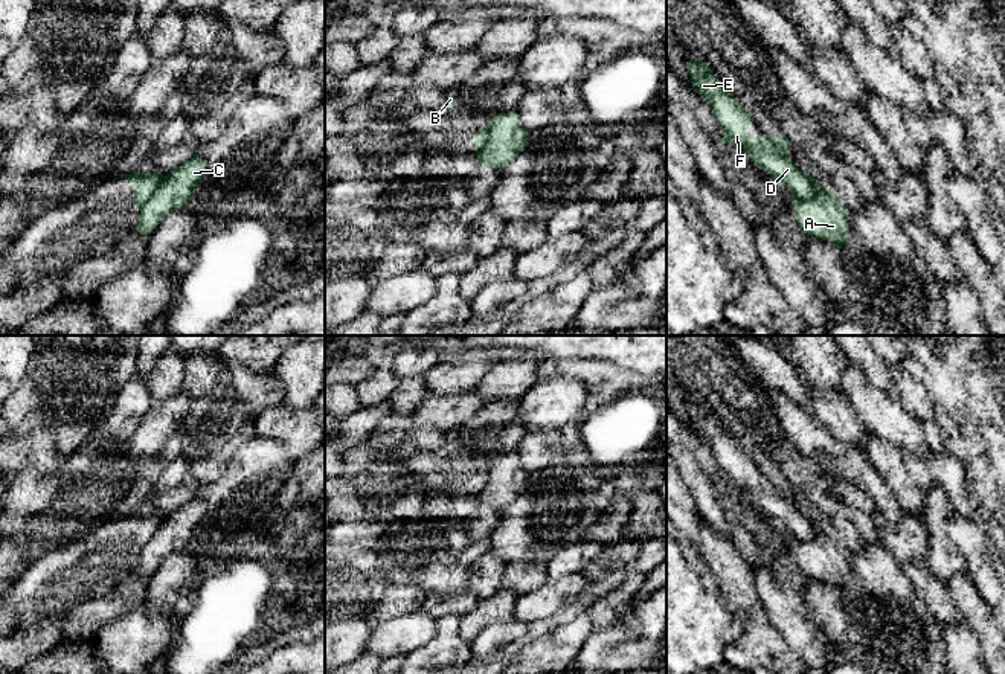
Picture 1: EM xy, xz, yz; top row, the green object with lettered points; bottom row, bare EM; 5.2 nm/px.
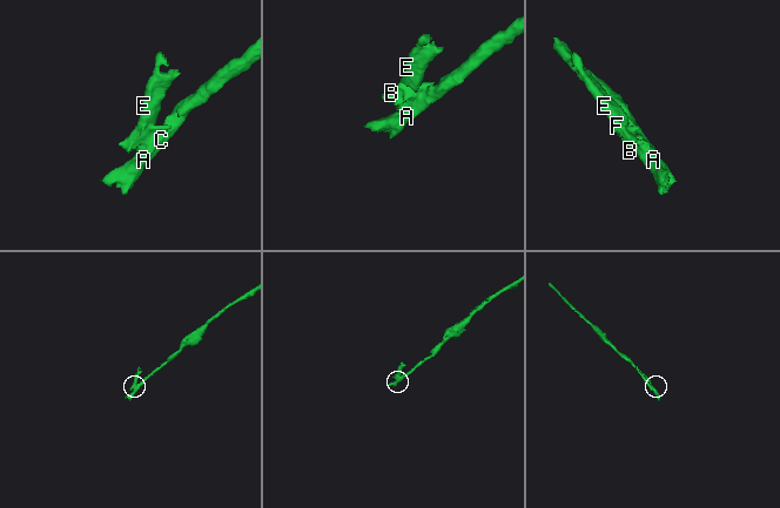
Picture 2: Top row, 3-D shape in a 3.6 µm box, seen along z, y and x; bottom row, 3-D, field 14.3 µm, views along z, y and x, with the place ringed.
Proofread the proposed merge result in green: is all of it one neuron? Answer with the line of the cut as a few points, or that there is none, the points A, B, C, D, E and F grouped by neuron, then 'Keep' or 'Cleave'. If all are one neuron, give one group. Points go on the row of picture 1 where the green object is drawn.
Split along xy (165, 176), (139, 209). Groups: A C / B D E F. Cleave

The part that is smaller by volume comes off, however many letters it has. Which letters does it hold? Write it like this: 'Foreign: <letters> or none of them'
Foreign: B, D, E, F

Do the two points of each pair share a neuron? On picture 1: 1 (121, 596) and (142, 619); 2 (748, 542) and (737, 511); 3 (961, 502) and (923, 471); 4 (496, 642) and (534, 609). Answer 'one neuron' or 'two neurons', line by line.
1: two neurons
2: one neuron
3: one neuron
4: two neurons

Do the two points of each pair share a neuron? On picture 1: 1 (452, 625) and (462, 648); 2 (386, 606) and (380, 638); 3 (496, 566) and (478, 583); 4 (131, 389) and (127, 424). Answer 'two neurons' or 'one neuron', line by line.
1: one neuron
2: two neurons
3: one neuron
4: one neuron

